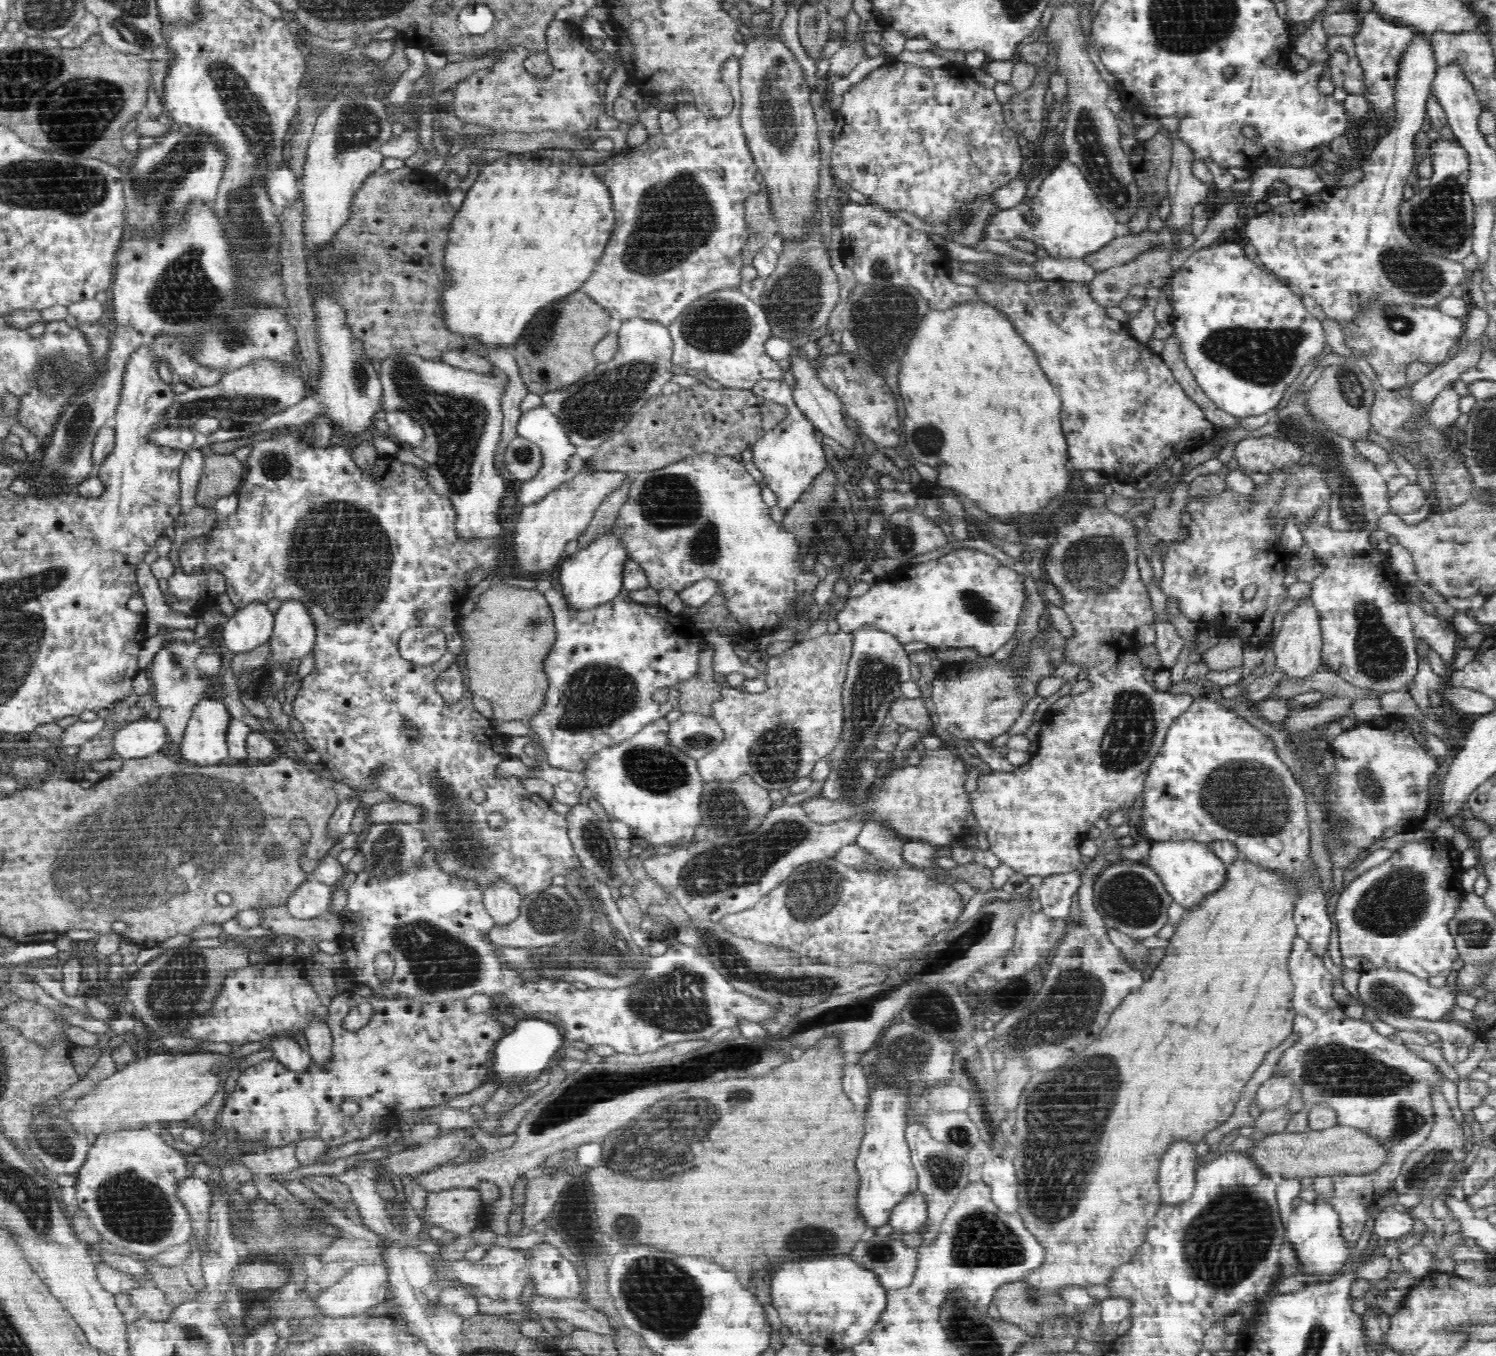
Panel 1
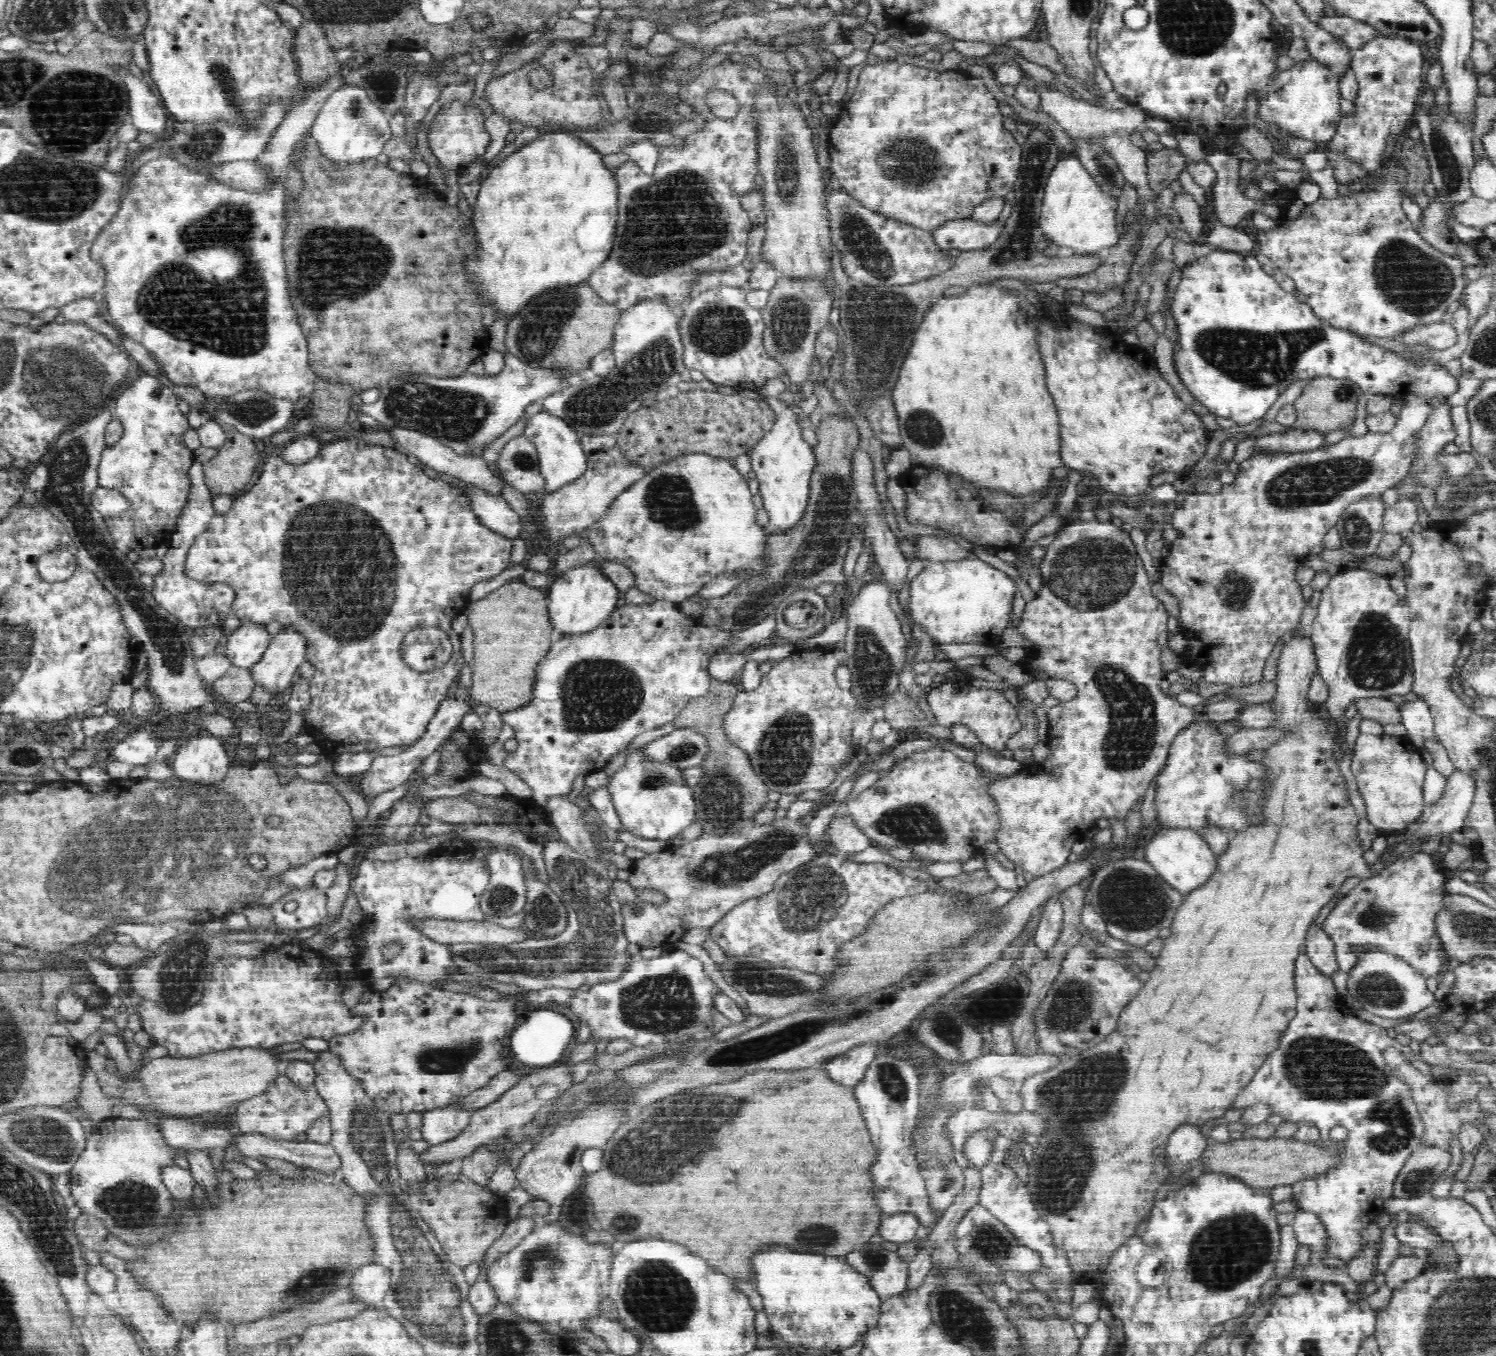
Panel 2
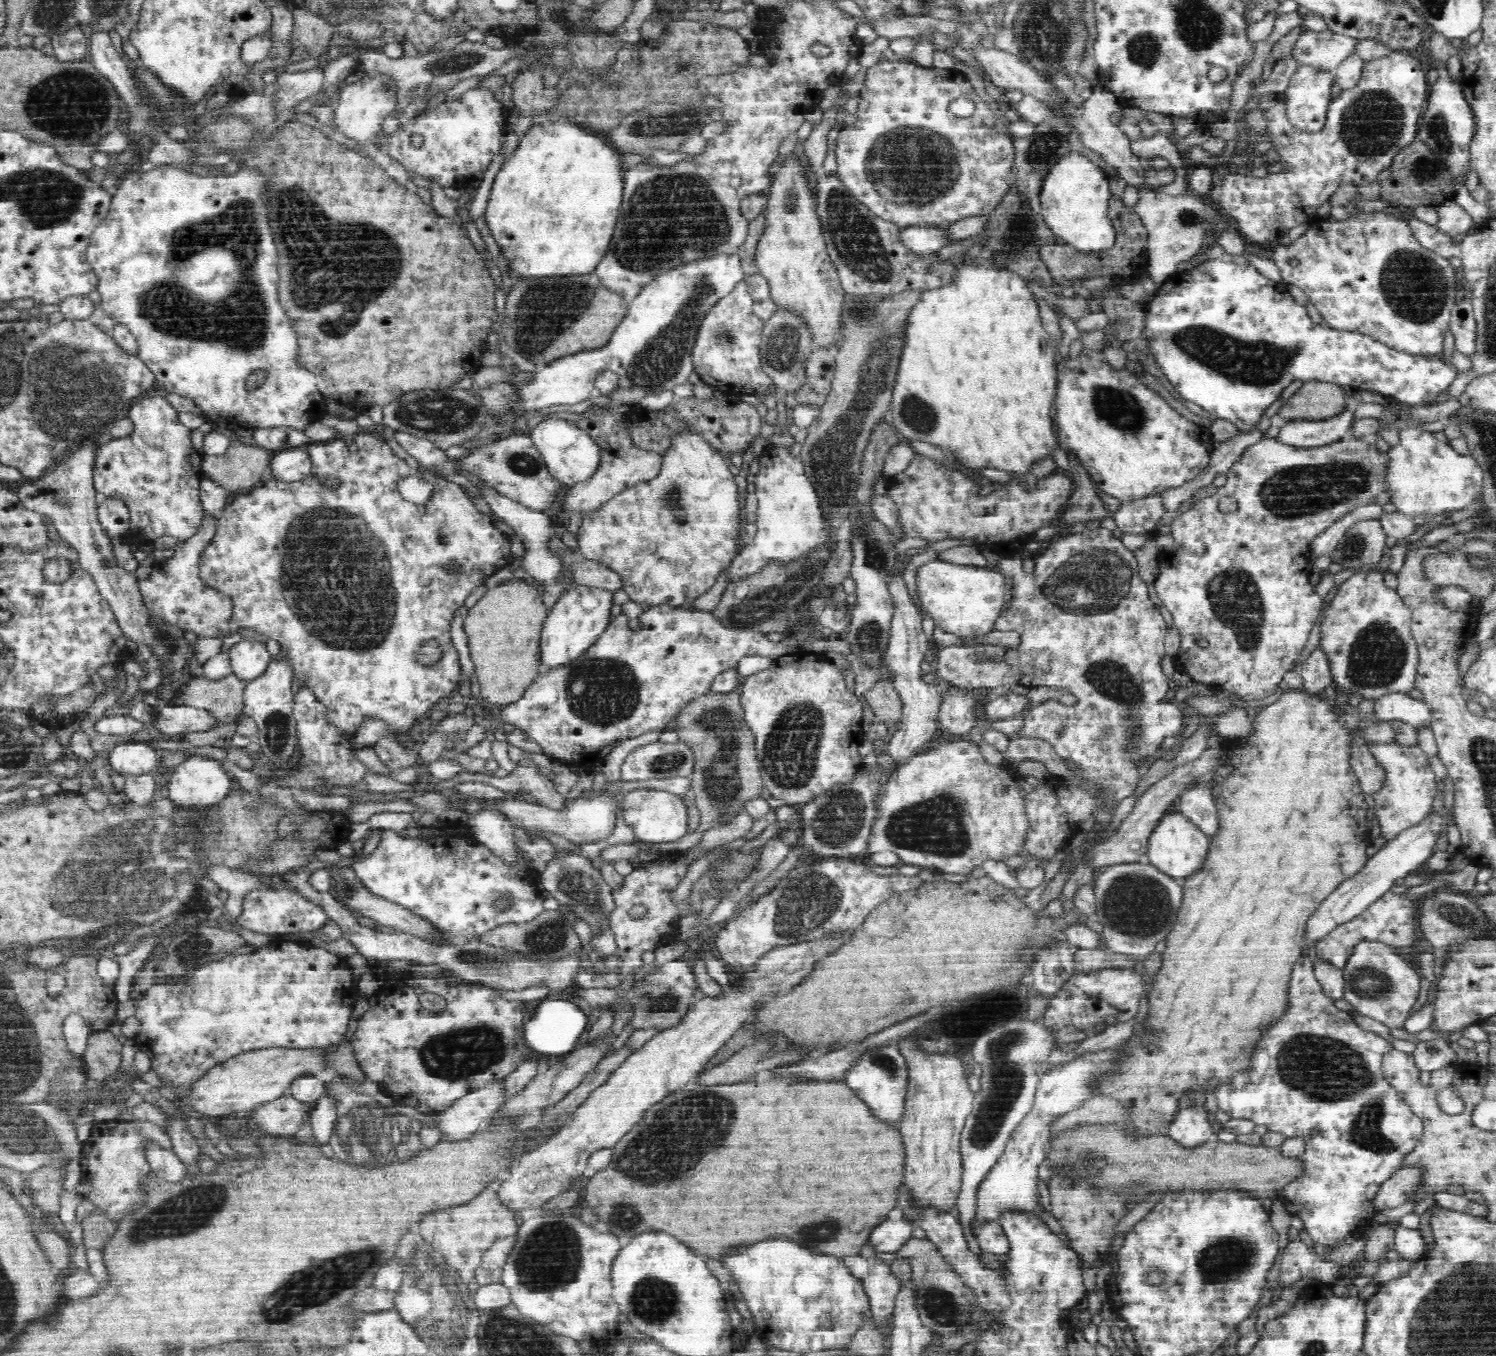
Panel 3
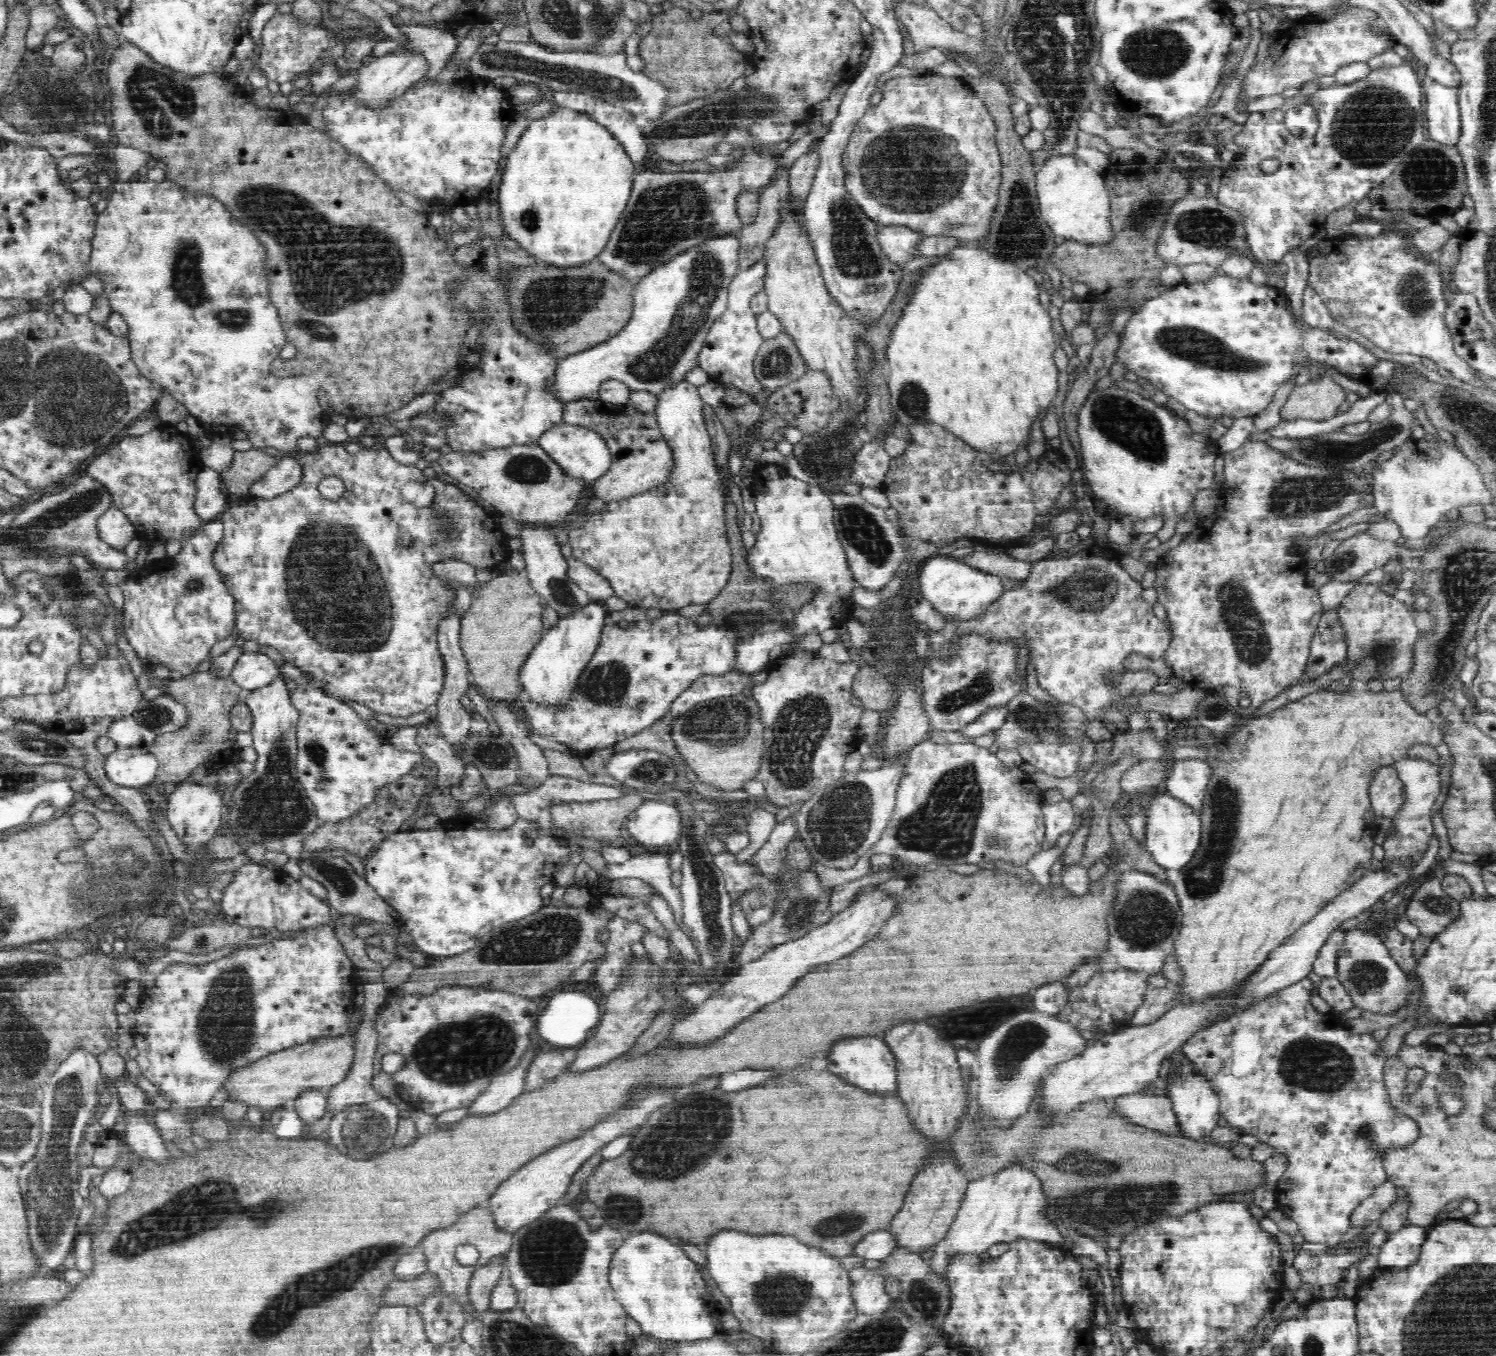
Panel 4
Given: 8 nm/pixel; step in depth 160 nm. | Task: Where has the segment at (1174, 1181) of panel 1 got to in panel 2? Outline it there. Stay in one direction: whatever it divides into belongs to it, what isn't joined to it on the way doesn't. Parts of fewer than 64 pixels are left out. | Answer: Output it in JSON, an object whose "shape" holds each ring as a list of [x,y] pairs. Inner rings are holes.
{"shape":[[[1184,1124],[1176,1132],[1172,1132],[1166,1148],[1165,1162],[1167,1175],[1181,1175],[1192,1166],[1192,1162],[1199,1159],[1210,1142],[1200,1128],[1194,1124]]]}

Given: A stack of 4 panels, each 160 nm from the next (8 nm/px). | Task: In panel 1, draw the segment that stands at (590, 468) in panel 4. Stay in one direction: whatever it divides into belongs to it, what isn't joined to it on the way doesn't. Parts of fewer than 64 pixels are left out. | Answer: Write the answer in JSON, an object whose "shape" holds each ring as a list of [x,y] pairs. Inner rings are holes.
{"shape":[[[542,405],[522,413],[516,430],[520,436],[536,444],[540,448],[543,457],[542,468],[536,476],[533,476],[530,480],[520,482],[522,486],[518,490],[518,500],[522,504],[532,504],[542,500],[546,495],[550,495],[552,491],[572,480],[572,477],[578,475],[586,466],[586,462],[576,453],[577,446],[572,444],[558,417],[554,416],[548,410],[548,407]]]}

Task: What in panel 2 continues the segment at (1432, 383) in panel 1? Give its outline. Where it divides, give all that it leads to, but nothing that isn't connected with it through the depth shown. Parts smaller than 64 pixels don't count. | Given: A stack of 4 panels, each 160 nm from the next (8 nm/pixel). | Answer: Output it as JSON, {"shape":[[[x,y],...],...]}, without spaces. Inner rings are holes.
{"shape":[[[1408,396],[1404,398],[1404,408],[1402,408],[1396,424],[1390,432],[1375,433],[1368,431],[1364,436],[1356,438],[1350,436],[1348,439],[1342,439],[1335,444],[1326,447],[1317,448],[1314,451],[1299,452],[1299,454],[1271,454],[1252,455],[1248,460],[1244,460],[1240,464],[1240,472],[1235,475],[1235,482],[1232,484],[1223,484],[1220,493],[1193,493],[1188,495],[1183,506],[1174,510],[1169,520],[1174,528],[1179,530],[1178,537],[1172,542],[1168,556],[1161,562],[1161,585],[1169,592],[1170,595],[1178,599],[1180,605],[1179,630],[1188,640],[1188,648],[1185,655],[1185,662],[1192,666],[1197,666],[1202,670],[1202,680],[1204,682],[1212,682],[1212,684],[1229,684],[1232,687],[1252,686],[1256,682],[1262,682],[1262,672],[1266,668],[1266,660],[1270,656],[1270,652],[1278,640],[1285,638],[1288,634],[1294,632],[1294,628],[1298,628],[1300,620],[1302,620],[1302,612],[1308,604],[1308,600],[1302,595],[1302,587],[1296,583],[1296,570],[1298,564],[1304,562],[1304,558],[1309,554],[1314,546],[1318,546],[1324,540],[1324,536],[1328,534],[1331,528],[1335,528],[1336,522],[1340,520],[1340,514],[1352,504],[1358,502],[1362,498],[1368,498],[1372,494],[1382,494],[1388,488],[1392,488],[1395,484],[1407,477],[1412,468],[1412,464],[1419,458],[1418,453],[1418,432],[1430,416],[1429,400],[1432,397]]]}

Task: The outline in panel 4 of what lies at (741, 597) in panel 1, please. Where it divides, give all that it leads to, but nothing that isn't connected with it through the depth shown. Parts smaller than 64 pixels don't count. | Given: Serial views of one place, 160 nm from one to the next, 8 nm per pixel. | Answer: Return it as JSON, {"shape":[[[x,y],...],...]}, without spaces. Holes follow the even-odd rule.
{"shape":[[[687,381],[668,384],[658,395],[658,404],[654,412],[662,436],[673,453],[674,469],[668,480],[636,496],[606,502],[605,507],[592,514],[584,526],[573,529],[568,534],[567,542],[572,550],[571,556],[594,568],[612,585],[615,595],[633,607],[644,610],[680,611],[688,606],[706,606],[715,600],[730,580],[732,552],[724,525],[724,492],[720,486],[716,464],[712,460],[710,435],[706,429],[703,408],[704,404],[696,386]]]}

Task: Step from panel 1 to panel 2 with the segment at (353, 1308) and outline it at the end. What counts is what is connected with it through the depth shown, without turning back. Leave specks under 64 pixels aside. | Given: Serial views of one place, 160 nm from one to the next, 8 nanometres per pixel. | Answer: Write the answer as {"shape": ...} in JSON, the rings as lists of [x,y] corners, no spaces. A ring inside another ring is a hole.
{"shape":[[[379,1262],[364,1264],[352,1276],[350,1290],[354,1297],[363,1304],[376,1309],[383,1309],[383,1301],[391,1288],[390,1269]]]}

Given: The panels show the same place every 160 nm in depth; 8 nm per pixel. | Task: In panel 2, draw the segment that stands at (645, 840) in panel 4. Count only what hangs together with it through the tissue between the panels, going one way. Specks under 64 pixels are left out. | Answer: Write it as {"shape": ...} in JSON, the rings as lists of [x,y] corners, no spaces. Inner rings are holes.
{"shape":[[[643,748],[628,755],[625,765],[608,780],[608,794],[626,833],[667,842],[697,820],[693,789],[683,779],[683,769],[666,761],[647,760]]]}

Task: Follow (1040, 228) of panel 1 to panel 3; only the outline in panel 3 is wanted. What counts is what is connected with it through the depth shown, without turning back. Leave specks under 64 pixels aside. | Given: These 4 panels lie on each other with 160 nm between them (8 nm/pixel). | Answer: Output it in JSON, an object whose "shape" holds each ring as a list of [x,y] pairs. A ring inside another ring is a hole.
{"shape":[[[1070,151],[1052,166],[1039,197],[1042,216],[1059,241],[1085,253],[1103,251],[1115,243],[1116,231],[1109,217],[1108,178],[1082,153]],[[941,226],[903,227],[899,240],[912,252],[924,255],[931,255],[939,251],[940,248],[958,241],[951,240],[951,236],[947,236],[947,228]]]}

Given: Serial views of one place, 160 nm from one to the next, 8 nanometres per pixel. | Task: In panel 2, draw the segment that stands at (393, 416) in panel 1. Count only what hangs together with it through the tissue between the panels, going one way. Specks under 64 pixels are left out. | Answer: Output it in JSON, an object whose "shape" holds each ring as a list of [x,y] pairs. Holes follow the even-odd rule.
{"shape":[[[392,428],[389,431],[392,437],[396,439],[399,446],[403,446],[408,450],[409,454],[413,454],[421,463],[423,463],[426,469],[430,472],[444,473],[454,478],[459,478],[464,482],[473,484],[476,488],[483,490],[490,496],[501,496],[502,481],[496,477],[489,470],[489,465],[483,458],[478,456],[459,456],[452,449],[445,447],[442,443],[438,442],[434,437],[422,434],[416,430],[408,428]]]}

